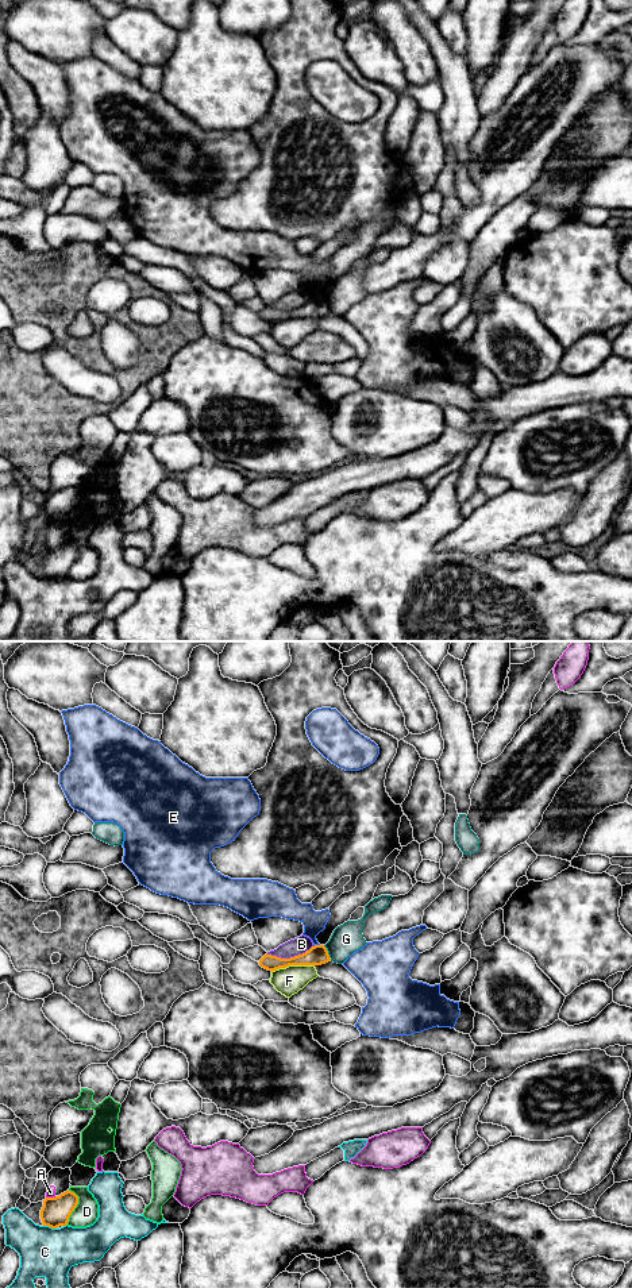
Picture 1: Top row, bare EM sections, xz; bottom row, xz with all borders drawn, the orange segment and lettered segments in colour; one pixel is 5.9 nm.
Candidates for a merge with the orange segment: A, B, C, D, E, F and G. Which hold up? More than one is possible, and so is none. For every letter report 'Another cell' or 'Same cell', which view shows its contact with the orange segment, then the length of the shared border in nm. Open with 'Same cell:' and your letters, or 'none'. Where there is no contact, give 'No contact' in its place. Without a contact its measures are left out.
Same cell: none
A: Another cell. Touches orange in xz. Shared border 60 nm
B: Another cell. Touches orange in xz. Shared border 300 nm
C: Another cell. Touches orange in xz. Shared border 80 nm
D: Another cell. Touches orange in xz. Shared border 200 nm
E: Another cell. Touches orange in xz. Shared border 30 nm
F: Another cell. Touches orange in xz. Shared border 260 nm
G: Another cell. Touches orange in xz. Shared border 110 nm

